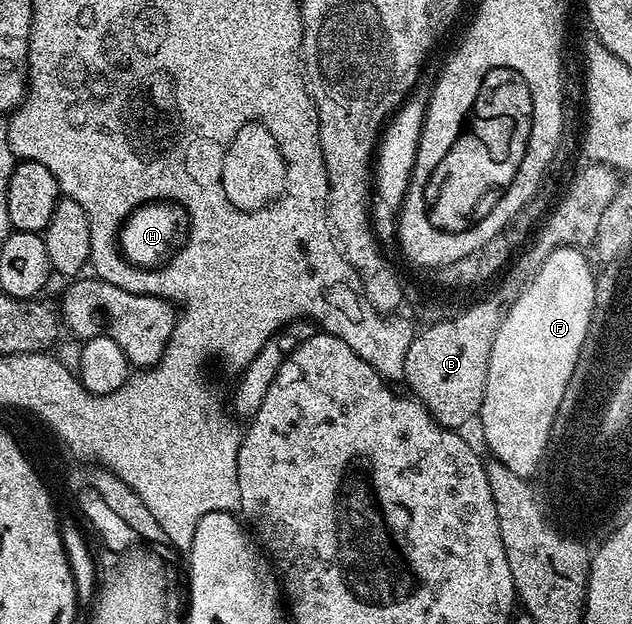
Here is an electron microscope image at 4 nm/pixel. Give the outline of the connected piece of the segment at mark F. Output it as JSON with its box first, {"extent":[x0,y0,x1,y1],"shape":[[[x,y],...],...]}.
{"extent":[478,246,596,477],"shape":[[[579,246],[560,247],[552,251],[550,257],[546,257],[534,278],[505,310],[494,337],[494,345],[490,349],[486,393],[482,397],[478,424],[484,430],[484,439],[492,450],[491,458],[506,465],[510,473],[532,477],[545,462],[544,450],[548,447],[548,438],[554,435],[553,427],[559,405],[570,385],[571,374],[574,373],[575,363],[591,327],[596,307],[596,276],[593,264],[588,264],[587,257],[580,251],[583,250]]]}

